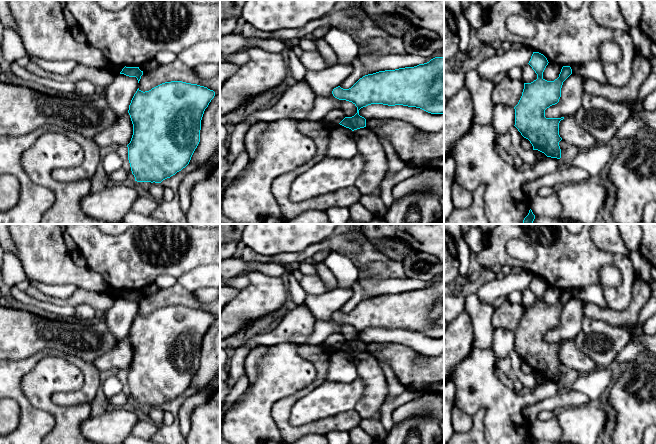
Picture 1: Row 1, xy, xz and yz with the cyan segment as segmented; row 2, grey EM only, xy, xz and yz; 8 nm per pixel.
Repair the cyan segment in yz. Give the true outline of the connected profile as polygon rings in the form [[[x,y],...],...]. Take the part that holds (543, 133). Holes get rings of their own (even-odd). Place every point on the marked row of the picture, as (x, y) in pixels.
[[[533,52],[529,65],[537,74],[537,79],[524,83],[522,96],[515,109],[515,127],[521,135],[528,139],[533,150],[544,153],[547,157],[561,158],[559,142],[559,123],[561,118],[546,118],[545,110],[559,102],[563,82],[572,74],[570,66],[563,66],[559,77],[554,81],[543,78],[548,65],[547,58]]]

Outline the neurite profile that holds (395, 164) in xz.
[[[378,137],[378,138],[386,153],[386,157],[388,160],[388,169],[386,172],[386,176],[384,178],[384,180],[385,180],[386,178],[388,178],[388,177],[394,175],[395,173],[397,173],[398,171],[400,171],[404,167],[405,162],[403,162],[398,157],[392,144],[386,137]]]

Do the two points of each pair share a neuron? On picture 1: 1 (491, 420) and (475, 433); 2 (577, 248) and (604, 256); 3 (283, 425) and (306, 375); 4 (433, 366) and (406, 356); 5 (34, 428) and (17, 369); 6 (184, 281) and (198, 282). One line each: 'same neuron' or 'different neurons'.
1: different neurons
2: same neuron
3: different neurons
4: same neuron
5: same neuron
6: same neuron

